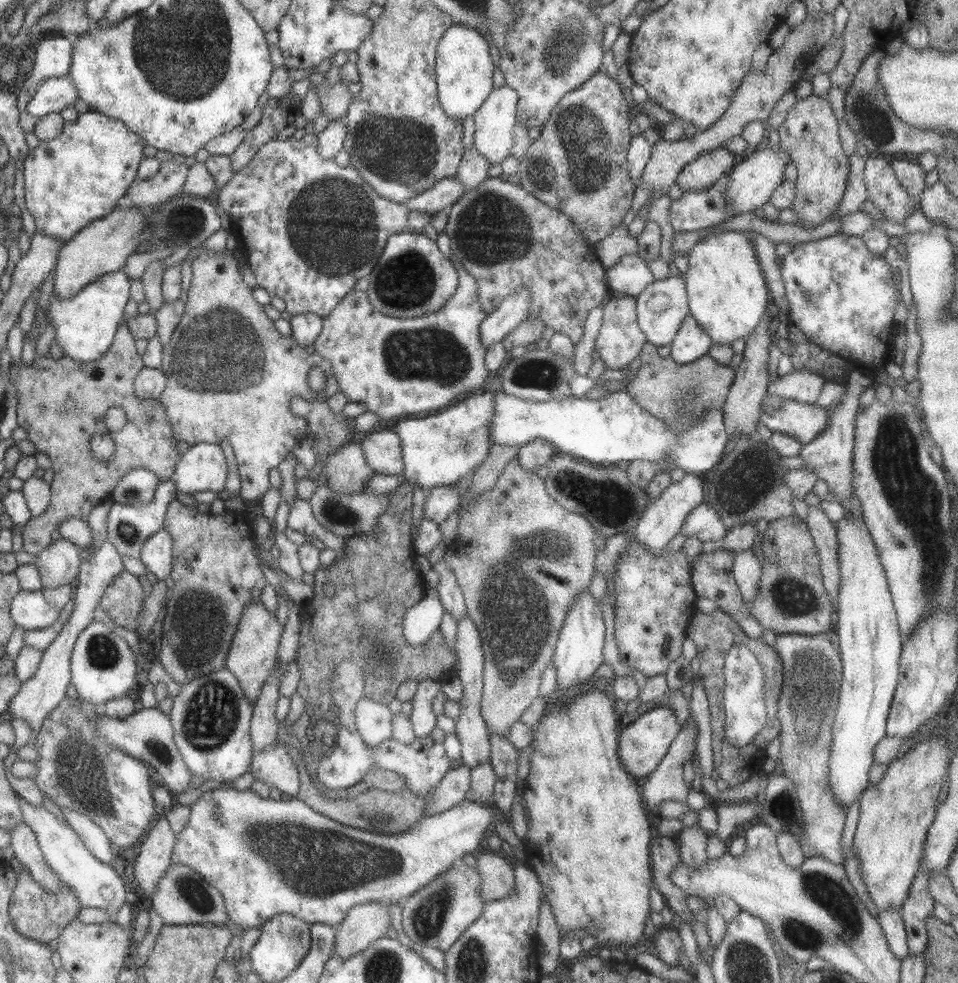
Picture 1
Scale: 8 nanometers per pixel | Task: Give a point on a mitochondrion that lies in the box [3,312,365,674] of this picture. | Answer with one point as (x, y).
(101, 651)

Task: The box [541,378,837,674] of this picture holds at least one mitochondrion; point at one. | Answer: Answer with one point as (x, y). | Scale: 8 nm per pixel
(611, 504)

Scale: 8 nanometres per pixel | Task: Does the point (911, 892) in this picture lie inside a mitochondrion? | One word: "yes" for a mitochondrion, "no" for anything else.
no

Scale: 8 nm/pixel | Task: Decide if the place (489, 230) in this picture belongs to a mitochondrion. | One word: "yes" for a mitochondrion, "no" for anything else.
yes

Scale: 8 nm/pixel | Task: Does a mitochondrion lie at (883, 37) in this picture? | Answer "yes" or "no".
no

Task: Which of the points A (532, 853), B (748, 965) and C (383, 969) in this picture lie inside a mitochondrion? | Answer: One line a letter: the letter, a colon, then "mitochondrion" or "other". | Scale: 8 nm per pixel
A: other
B: mitochondrion
C: mitochondrion

